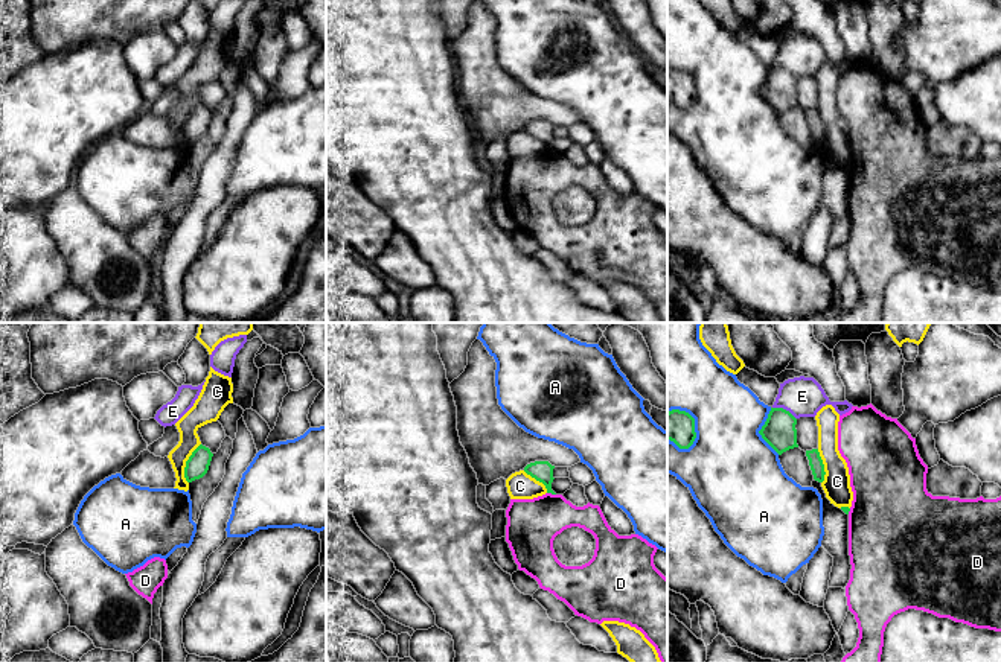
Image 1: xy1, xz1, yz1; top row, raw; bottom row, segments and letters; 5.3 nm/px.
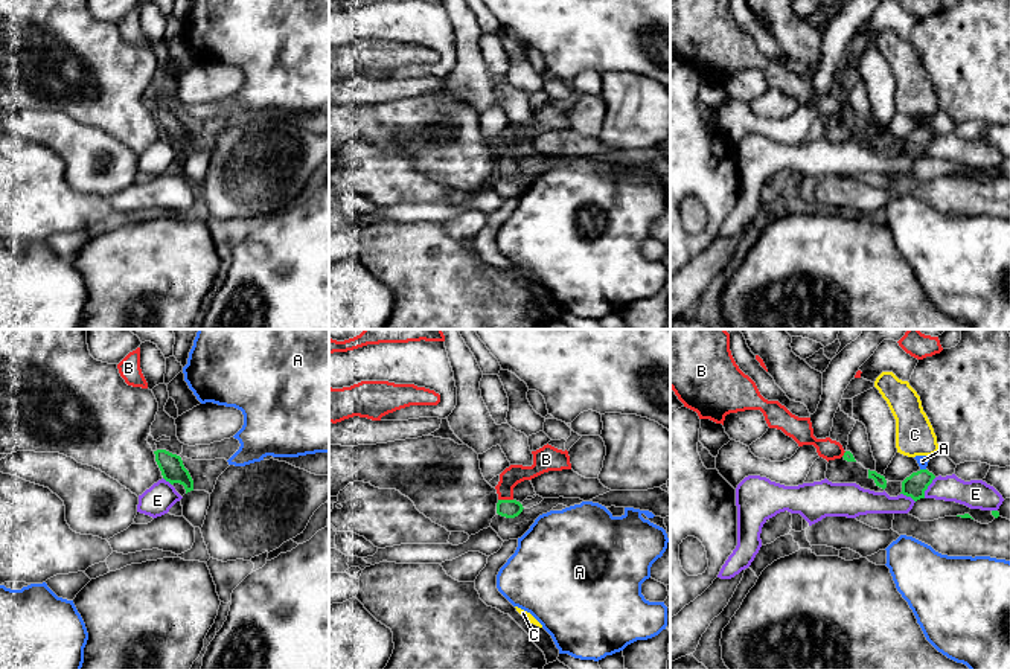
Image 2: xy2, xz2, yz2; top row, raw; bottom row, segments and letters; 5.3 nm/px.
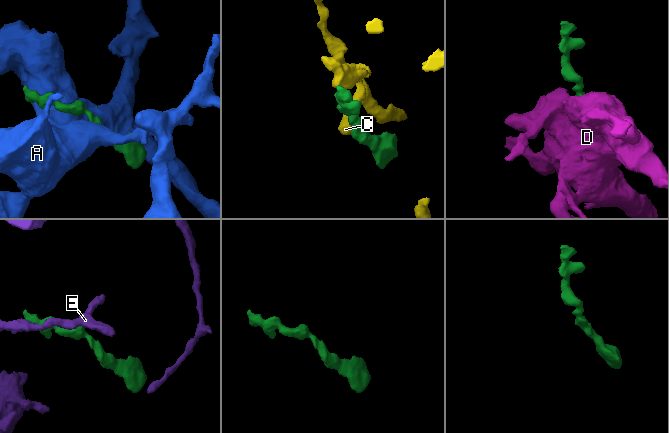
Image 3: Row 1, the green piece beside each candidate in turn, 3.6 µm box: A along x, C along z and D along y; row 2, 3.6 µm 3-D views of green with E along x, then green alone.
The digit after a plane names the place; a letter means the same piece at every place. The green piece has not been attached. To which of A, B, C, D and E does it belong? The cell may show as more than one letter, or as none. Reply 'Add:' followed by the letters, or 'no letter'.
Add: B

